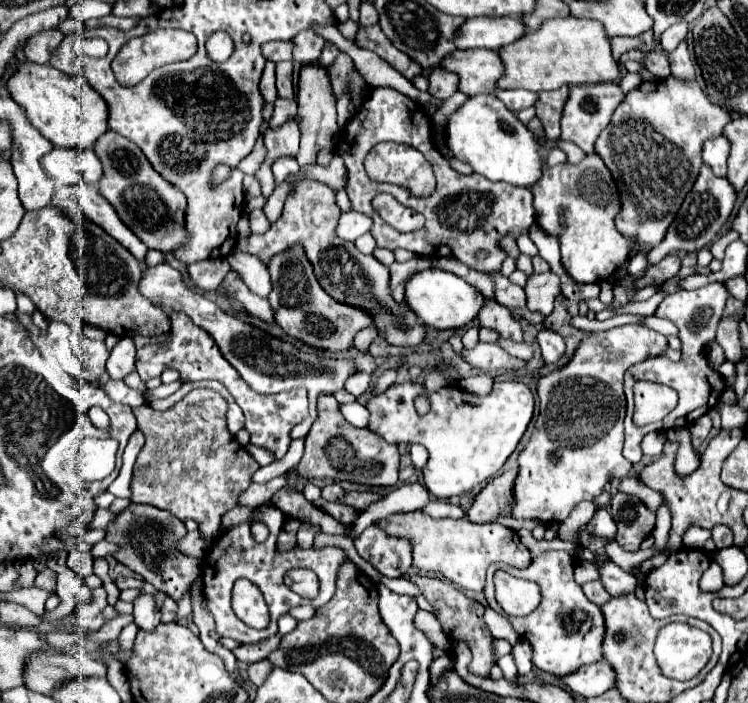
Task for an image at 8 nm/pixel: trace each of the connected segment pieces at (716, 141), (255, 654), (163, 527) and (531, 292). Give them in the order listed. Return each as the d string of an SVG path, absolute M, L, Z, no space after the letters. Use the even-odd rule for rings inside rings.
M723 134L705 142L705 146L703 146L703 162L713 168L715 176L727 176L729 150L731 150L731 142Z
M271 636L257 644L243 644L243 646L235 648L233 652L239 662L245 662L245 664L259 662L259 660L265 660L271 654L271 650L275 650L275 646L279 646L279 640L281 640L281 636Z
M131 504L125 512L115 516L113 524L107 526L105 540L121 546L121 552L115 554L121 564L143 576L159 592L165 592L173 600L179 600L191 588L191 582L199 576L201 570L201 560L197 558L185 558L181 554L171 558L171 544L175 546L185 534L185 524L179 518L167 514L165 510L147 504Z
M553 272L529 276L525 292L527 292L527 308L531 312L549 316L553 312L555 298L561 294L561 280Z

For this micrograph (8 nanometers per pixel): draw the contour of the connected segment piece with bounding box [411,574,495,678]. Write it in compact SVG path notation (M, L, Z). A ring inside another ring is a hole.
M413 574L411 580L423 590L423 596L437 608L437 618L445 630L445 634L451 638L451 640L457 640L457 638L465 638L469 642L469 648L473 652L473 668L471 674L475 676L485 676L489 678L489 672L491 672L491 666L495 664L495 656L493 656L493 636L483 620L483 612L485 612L485 606L479 604L477 600L473 598L467 598L463 592L459 592L453 584L447 584L439 578L429 578L429 576L419 576L419 574Z

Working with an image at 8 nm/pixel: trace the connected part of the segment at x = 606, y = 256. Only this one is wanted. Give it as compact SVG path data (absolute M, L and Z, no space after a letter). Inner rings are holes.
M585 154L585 158L579 164L557 164L553 168L545 168L543 178L531 188L535 198L535 218L537 224L547 234L557 234L561 238L561 262L567 270L567 274L575 282L603 282L617 274L617 270L625 264L629 250L631 250L631 238L623 238L619 230L615 228L615 216L621 210L619 204L619 190L615 186L615 180L611 178L611 172L607 170L605 162L599 158L599 154Z

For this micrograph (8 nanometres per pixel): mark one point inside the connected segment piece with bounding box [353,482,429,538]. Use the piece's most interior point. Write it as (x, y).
(410, 496)

